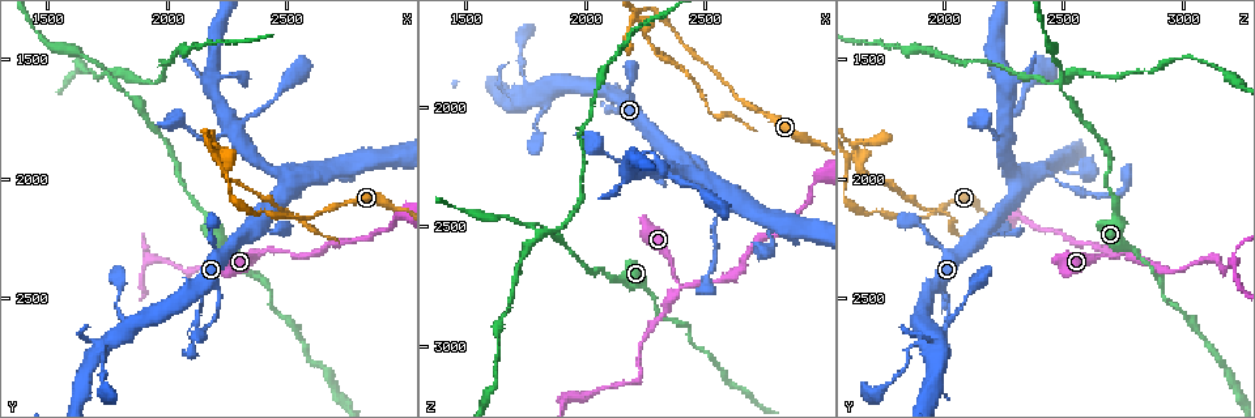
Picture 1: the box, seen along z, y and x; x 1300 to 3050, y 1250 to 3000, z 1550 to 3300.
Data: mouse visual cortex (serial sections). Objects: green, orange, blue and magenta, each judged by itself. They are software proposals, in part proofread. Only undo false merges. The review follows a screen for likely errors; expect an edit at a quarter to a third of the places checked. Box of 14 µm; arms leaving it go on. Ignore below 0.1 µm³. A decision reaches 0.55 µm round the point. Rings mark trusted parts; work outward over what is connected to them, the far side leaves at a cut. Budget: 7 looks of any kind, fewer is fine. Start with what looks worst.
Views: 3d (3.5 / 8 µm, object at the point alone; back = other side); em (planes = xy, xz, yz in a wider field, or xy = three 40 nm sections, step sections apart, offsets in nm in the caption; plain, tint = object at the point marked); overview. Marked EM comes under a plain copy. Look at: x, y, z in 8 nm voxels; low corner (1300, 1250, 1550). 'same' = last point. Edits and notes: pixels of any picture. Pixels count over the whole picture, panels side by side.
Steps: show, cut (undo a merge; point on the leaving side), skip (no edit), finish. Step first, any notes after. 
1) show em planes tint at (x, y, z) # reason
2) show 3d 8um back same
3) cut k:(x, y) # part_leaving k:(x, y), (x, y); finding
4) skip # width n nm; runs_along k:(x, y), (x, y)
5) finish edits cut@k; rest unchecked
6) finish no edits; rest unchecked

show 3d 3.5um at (1820, 1560, 2530)

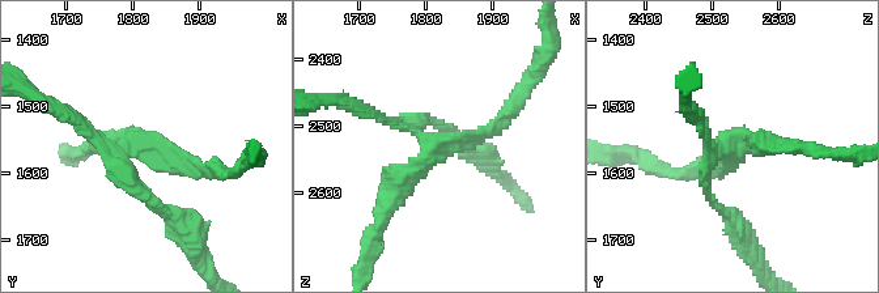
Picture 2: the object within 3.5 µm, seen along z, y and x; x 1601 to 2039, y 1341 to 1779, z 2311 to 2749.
show em xy step 2 tint at (1815, 1560, 2530) # arms 4; arm_widths 150, 150, 150, 200 nm

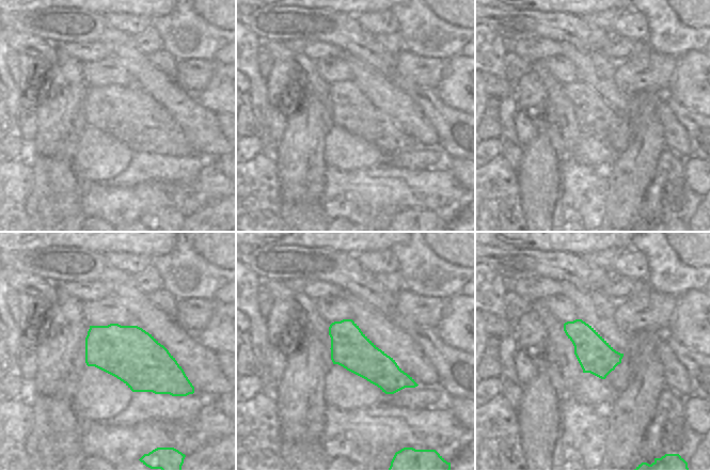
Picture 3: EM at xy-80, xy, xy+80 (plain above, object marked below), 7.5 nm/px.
cut 2:(411, 179) # width 300 nm; part_leaving 2:(419, 135), (483, 135), (518, 94); a second cell is stuck on

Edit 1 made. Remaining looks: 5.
show overview # see it whole again

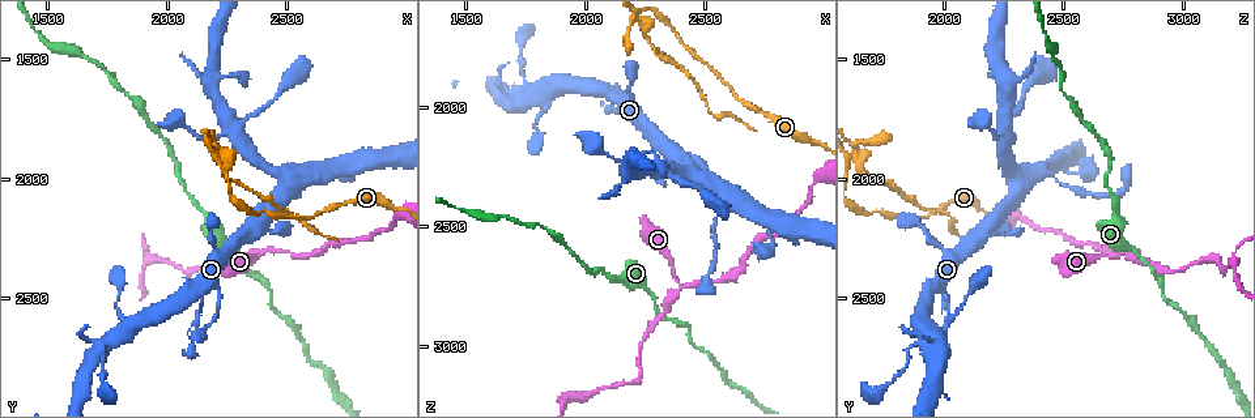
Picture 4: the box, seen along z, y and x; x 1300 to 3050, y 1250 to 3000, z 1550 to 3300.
show 3d 3.5um at (2410, 2310, 2760) # three-way junction

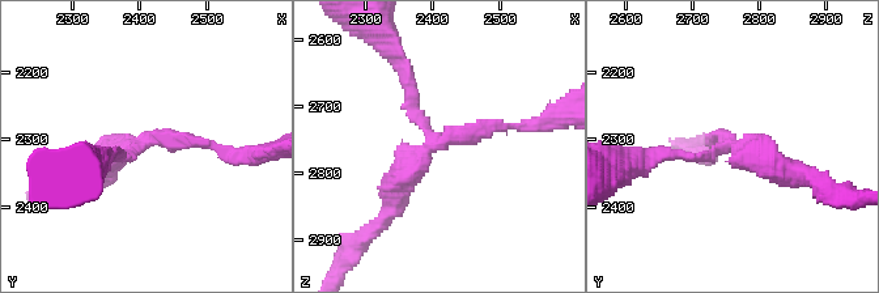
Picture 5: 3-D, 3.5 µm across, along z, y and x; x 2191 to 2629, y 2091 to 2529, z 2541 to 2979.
show em xy step 1 tint at (2405, 2310, 2755) # now the EM

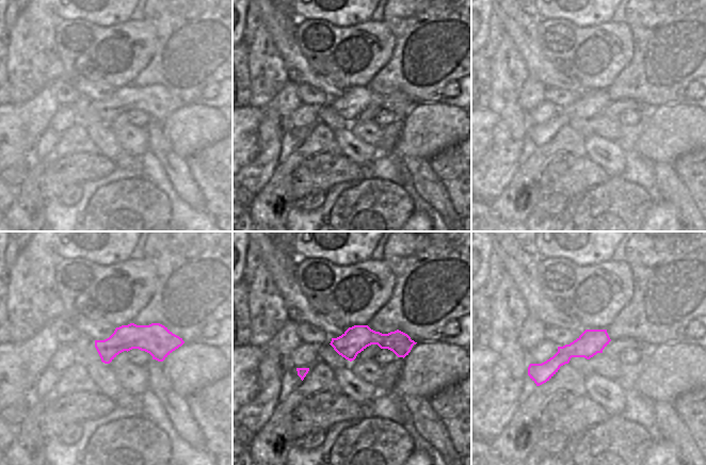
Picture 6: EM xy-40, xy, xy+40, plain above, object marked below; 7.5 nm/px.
skip # arm_widths 150, 150, 350 nm; runs_along 6:(604, 332), (545, 371), (530, 372); all the same cell

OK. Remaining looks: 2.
show 3d 3.5um at (2220, 2340, 3150) # abrupt turn

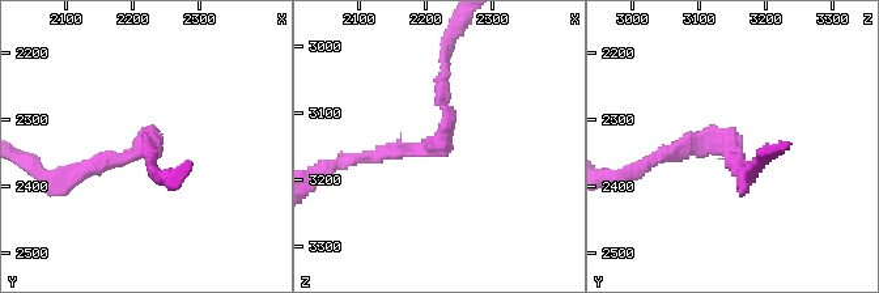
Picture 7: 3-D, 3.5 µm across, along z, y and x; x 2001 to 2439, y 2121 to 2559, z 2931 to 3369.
skip # runs_along 7:(444, 67), (444, 137), (356, 157); continuous, no second cell

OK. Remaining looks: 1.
finish edits cut@2; rest unchecked

